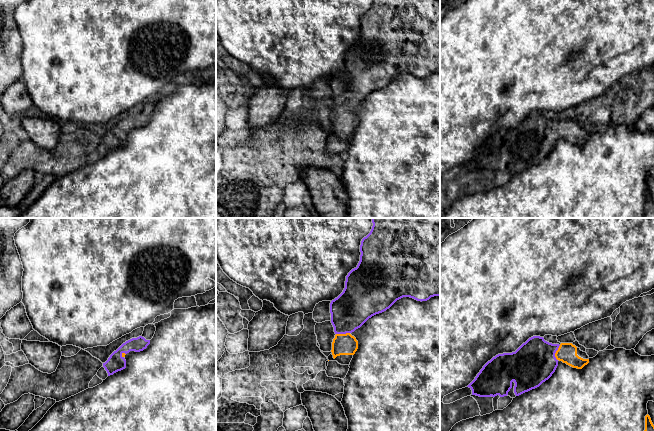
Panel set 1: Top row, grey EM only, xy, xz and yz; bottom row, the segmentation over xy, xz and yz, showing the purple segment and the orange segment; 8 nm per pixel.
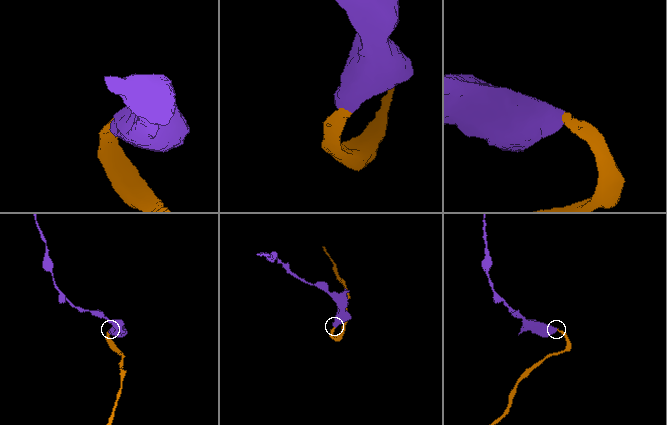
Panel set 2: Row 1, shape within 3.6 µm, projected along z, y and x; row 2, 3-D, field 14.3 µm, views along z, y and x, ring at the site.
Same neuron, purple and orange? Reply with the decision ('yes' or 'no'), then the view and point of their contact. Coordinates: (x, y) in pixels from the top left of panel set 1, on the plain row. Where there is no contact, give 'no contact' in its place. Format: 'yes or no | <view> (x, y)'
yes | yz (555, 128)

